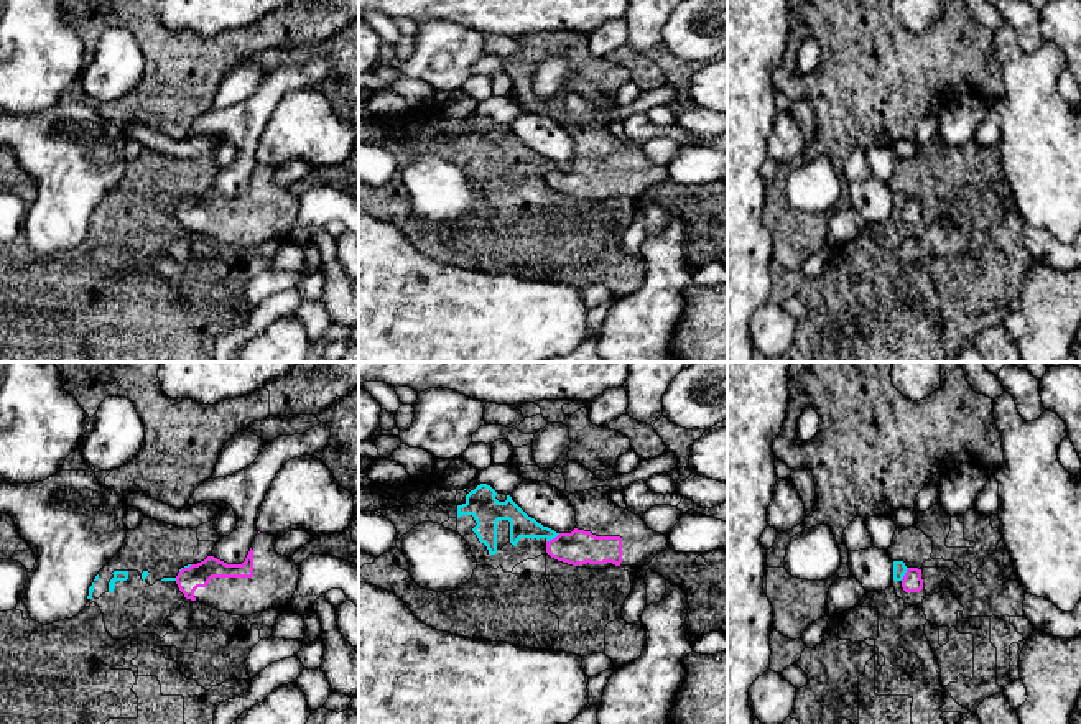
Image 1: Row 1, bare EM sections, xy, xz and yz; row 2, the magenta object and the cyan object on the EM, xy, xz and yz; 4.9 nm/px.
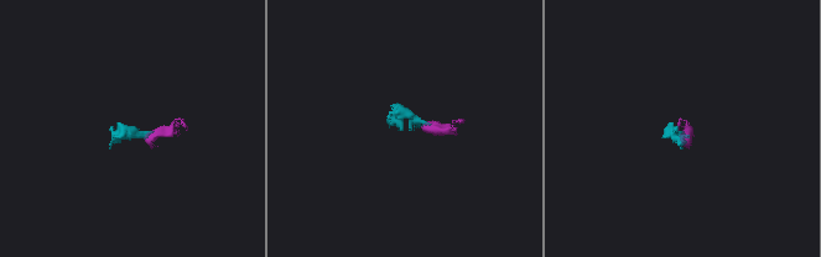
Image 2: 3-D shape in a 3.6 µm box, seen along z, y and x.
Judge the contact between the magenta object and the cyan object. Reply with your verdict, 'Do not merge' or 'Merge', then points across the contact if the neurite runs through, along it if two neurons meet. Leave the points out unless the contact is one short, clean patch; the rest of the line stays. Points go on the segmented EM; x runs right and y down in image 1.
Do not merge. Boundary: xz (560, 533), (547, 542)

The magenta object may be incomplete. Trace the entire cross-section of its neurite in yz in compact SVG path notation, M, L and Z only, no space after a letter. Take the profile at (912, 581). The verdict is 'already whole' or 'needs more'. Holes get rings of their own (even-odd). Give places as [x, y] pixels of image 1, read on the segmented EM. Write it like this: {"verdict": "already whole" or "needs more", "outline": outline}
{"verdict": "already whole", "outline": "M908 568L902 579L902 587L905 592L920 592L923 589L921 569Z"}

